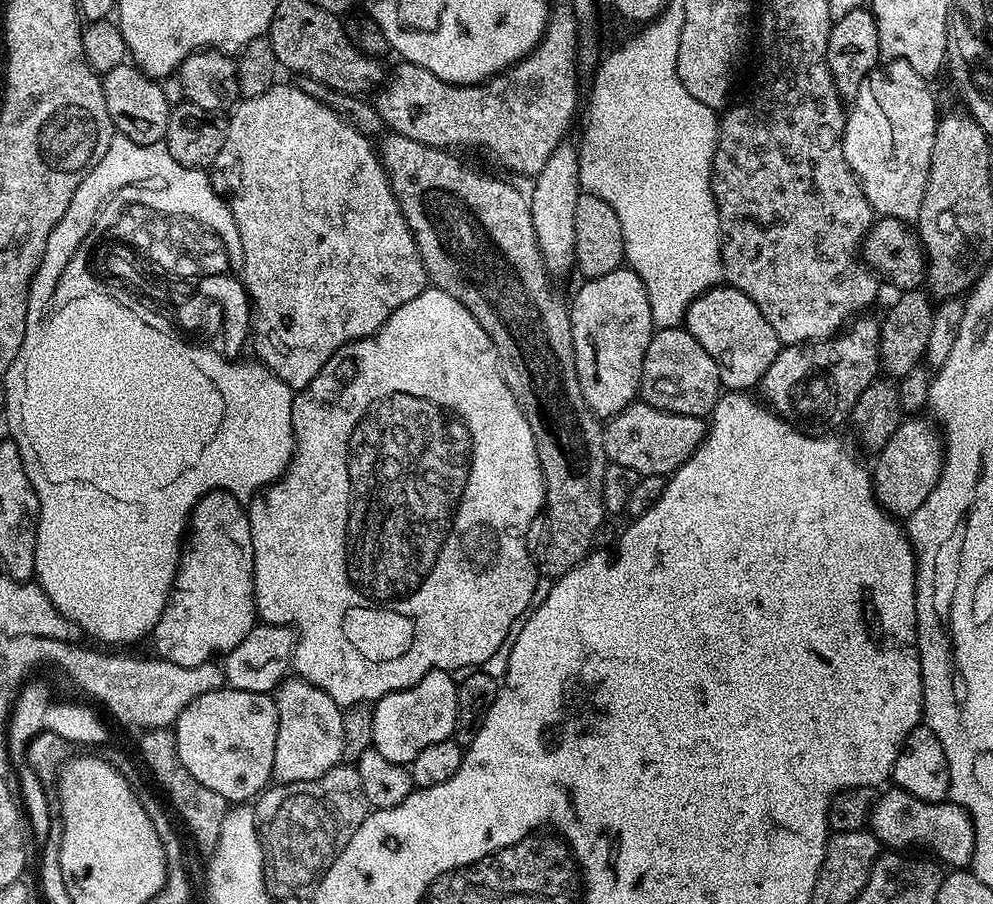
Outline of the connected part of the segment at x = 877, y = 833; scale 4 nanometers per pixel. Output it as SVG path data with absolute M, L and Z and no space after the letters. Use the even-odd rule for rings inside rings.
M895 786L889 787L889 792L877 795L866 821L871 835L880 841L881 845L892 850L904 850L908 843L917 844L928 852L933 852L935 859L941 865L952 870L964 870L972 863L972 855L976 849L976 828L972 818L958 804L941 802L931 804L925 800L914 798L908 792Z

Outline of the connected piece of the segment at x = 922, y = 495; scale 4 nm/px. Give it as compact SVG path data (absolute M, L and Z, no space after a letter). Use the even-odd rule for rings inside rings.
M901 419L896 433L875 457L872 482L876 490L876 503L893 518L912 516L914 510L926 502L940 477L940 467L944 465L942 440L937 429L929 424L924 420Z

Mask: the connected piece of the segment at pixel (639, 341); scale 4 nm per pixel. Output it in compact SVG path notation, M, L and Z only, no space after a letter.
M627 266L583 282L570 303L580 399L594 415L611 418L640 396L644 355L654 331L650 304L638 274Z

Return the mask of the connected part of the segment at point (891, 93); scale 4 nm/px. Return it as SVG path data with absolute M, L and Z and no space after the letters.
M889 60L883 66L869 72L860 84L855 100L846 112L844 125L844 160L860 181L864 197L870 202L877 217L914 222L922 210L922 198L926 194L926 182L930 170L930 158L936 137L936 100L928 89L929 81L905 60Z

